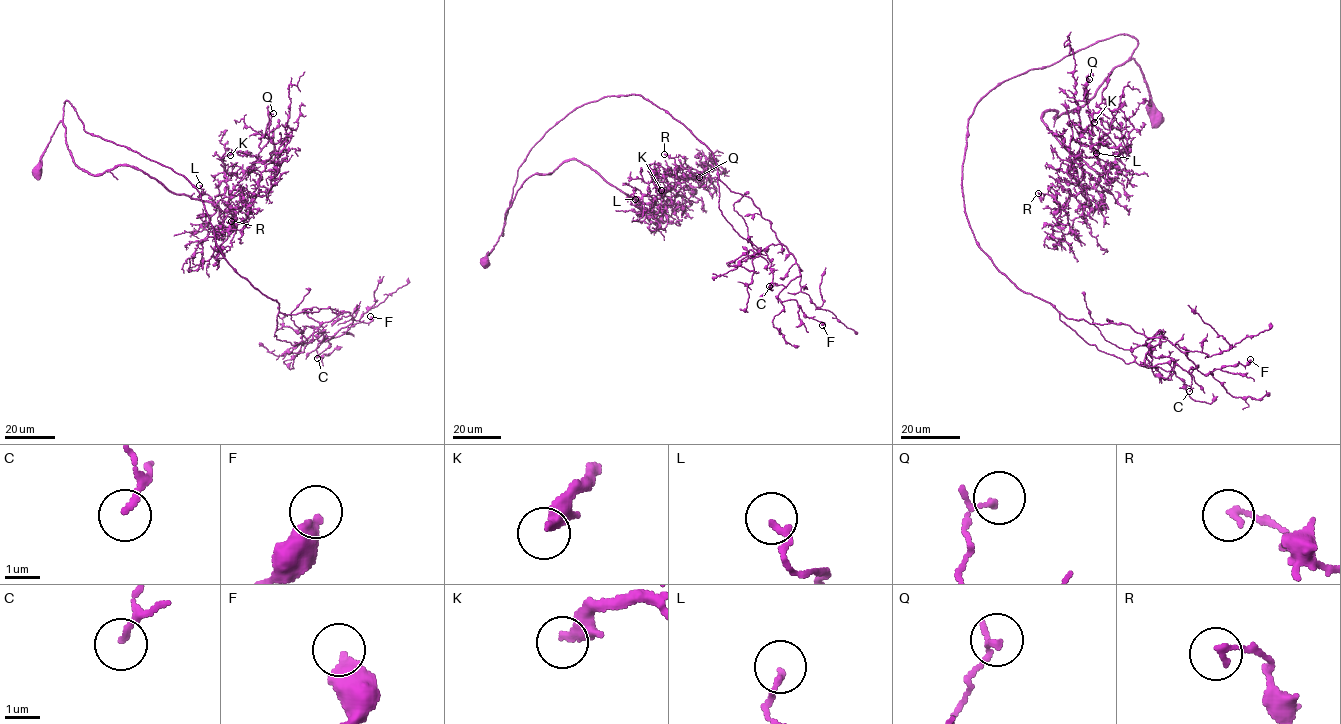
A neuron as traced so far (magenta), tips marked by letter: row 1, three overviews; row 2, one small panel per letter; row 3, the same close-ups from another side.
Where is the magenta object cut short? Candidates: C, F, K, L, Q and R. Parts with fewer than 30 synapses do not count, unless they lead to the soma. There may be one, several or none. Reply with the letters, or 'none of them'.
none of them

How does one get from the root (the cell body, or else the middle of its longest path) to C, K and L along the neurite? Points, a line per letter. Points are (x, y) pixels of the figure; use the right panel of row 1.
C: (1160, 119), (1129, 35), (1013, 76), (968, 119), (963, 206), (1016, 286), (1126, 363), (1169, 356), (1189, 391)
K: (1160, 119), (1131, 59), (1083, 105), (1042, 117), (1099, 178), (1099, 143), (1113, 127), (1094, 122)
L: (1160, 119), (1138, 64), (1126, 60), (1083, 105), (1042, 117), (1074, 156), (1113, 179), (1117, 170), (1096, 153)

